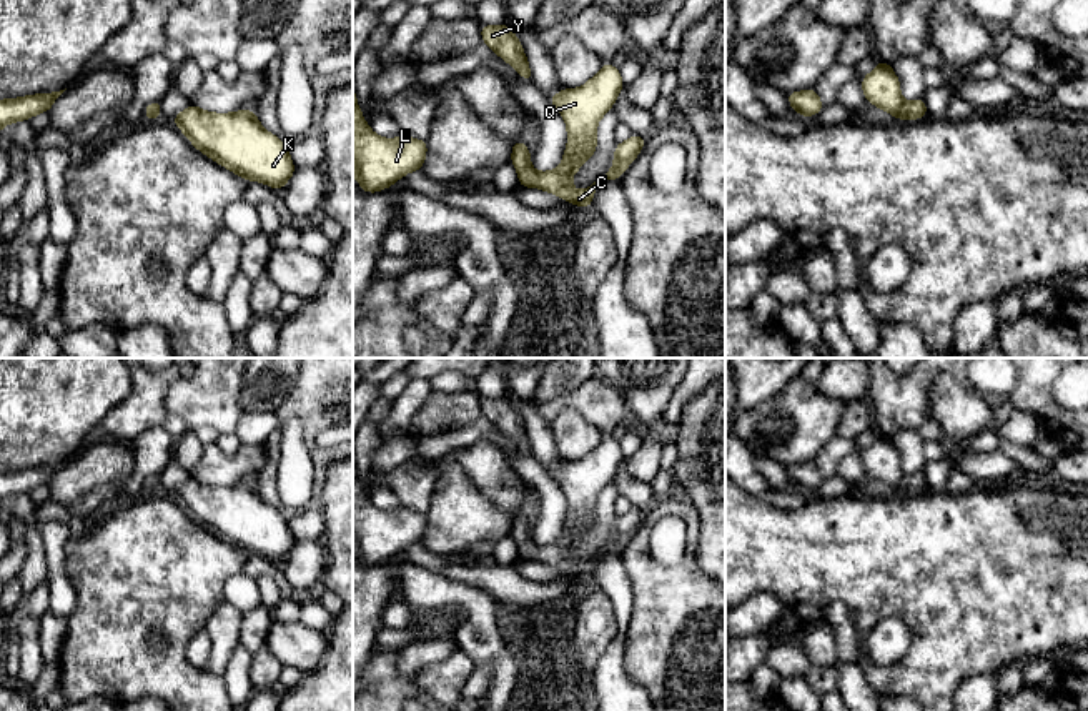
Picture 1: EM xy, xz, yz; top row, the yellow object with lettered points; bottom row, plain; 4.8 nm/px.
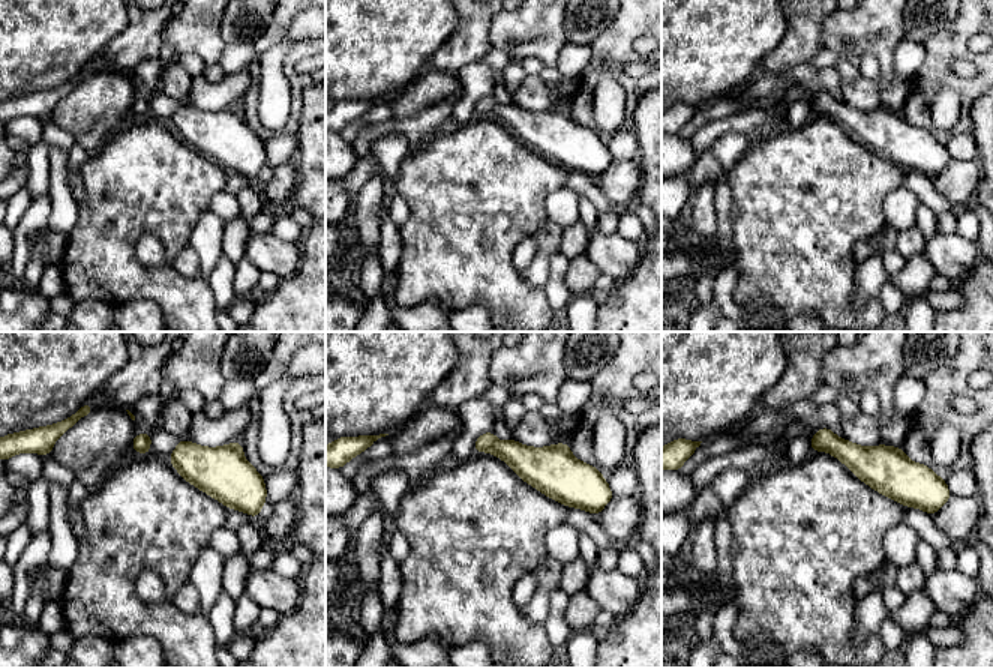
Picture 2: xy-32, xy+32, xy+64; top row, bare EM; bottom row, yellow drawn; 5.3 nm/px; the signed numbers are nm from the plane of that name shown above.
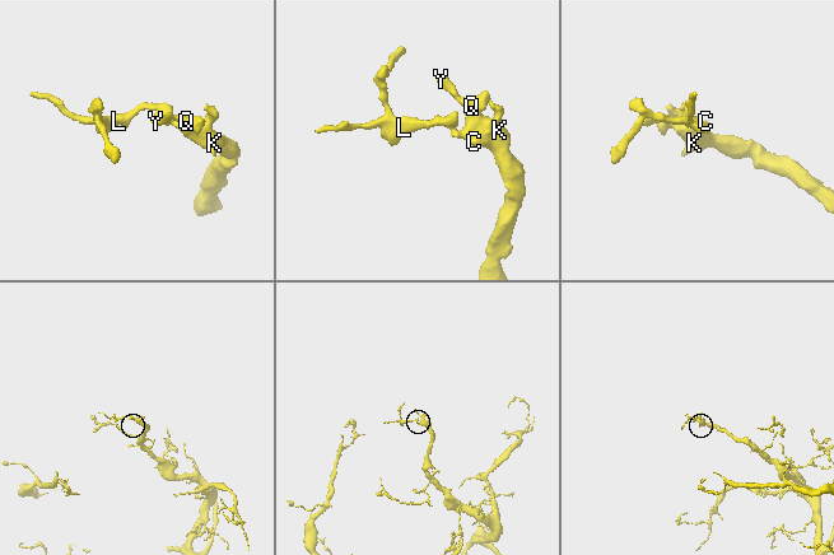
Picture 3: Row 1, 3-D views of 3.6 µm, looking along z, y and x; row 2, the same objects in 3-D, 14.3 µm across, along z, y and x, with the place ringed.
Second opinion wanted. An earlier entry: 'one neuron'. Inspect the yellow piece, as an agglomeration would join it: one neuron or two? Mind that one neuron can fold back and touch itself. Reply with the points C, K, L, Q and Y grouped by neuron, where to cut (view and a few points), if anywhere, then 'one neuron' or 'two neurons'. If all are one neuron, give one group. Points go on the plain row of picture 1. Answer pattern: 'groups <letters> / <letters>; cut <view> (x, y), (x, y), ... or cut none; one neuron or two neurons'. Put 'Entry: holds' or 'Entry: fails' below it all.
groups C K L Q Y; cut none; one neuron
Entry: holds

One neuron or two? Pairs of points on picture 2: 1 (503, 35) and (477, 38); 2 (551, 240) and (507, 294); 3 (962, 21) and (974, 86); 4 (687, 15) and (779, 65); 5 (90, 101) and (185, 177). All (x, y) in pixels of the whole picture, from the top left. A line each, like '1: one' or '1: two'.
1: two
2: two
3: one
4: two
5: two

